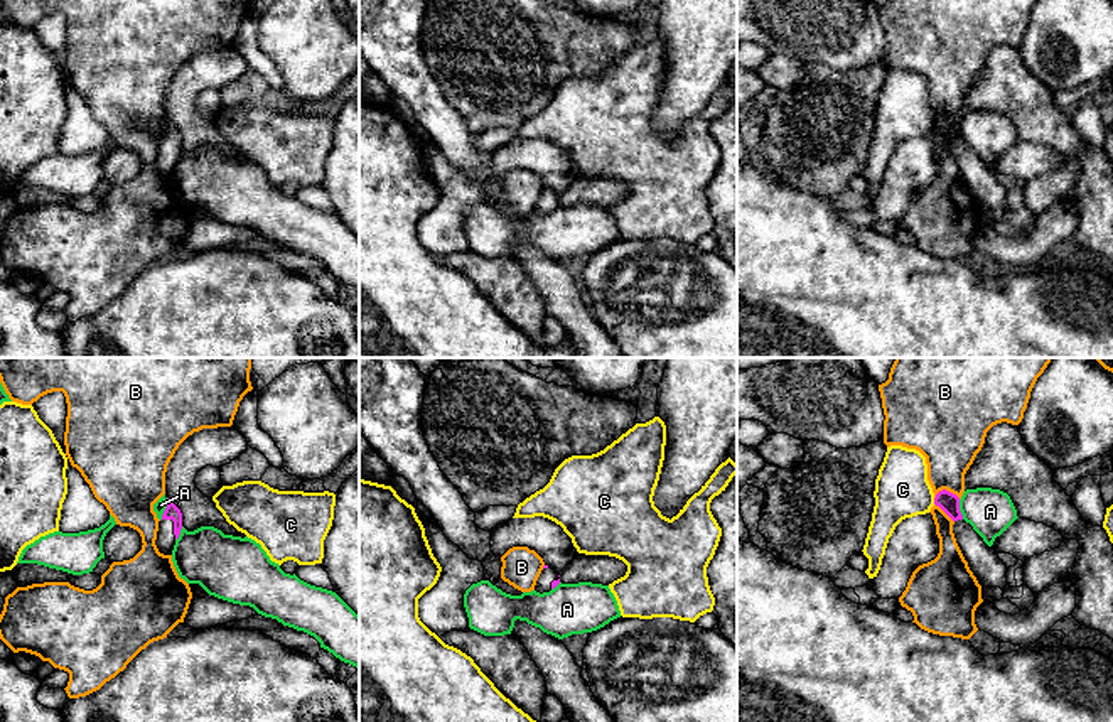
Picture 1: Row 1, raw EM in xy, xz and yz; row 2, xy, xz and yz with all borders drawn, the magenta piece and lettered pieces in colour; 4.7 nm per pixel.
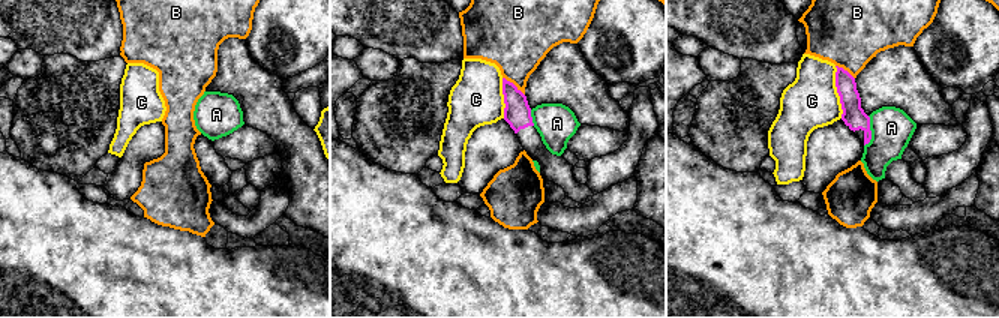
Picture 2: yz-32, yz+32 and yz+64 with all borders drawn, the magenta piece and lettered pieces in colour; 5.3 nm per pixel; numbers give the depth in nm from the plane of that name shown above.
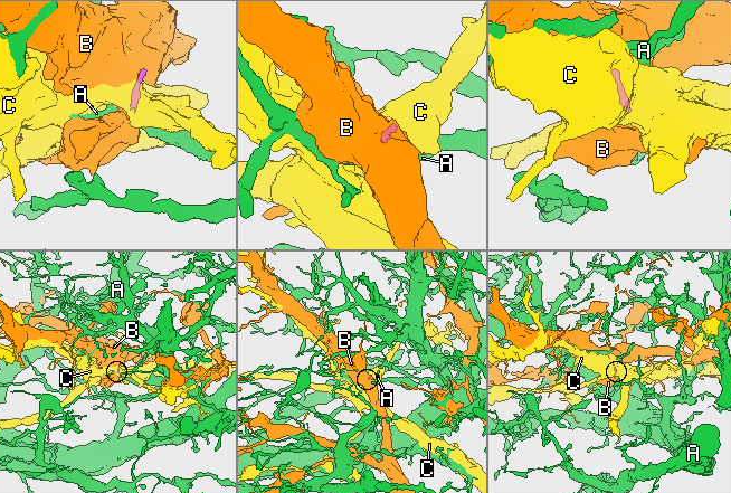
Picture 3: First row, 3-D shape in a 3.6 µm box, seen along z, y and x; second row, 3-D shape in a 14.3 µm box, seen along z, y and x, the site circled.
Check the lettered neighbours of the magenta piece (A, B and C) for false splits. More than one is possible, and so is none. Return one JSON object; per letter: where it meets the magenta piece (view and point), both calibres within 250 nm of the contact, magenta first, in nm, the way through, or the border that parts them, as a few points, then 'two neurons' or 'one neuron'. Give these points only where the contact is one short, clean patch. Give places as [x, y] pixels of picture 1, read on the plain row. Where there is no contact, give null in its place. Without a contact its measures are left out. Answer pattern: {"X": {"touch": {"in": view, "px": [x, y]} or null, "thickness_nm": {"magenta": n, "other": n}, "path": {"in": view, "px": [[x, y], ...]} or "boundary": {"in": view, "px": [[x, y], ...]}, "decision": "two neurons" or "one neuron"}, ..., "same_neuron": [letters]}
{"A": {"touch": {"in": "xy", "px": [166, 130]}, "thickness_nm": {"magenta": 70, "other": 60}, "boundary": {"in": "xy", "px": [[167, 120], [167, 129], [161, 140]]}, "decision": "two neurons"}, "B": {"touch": {"in": "yz", "px": [948, 113]}, "thickness_nm": {"magenta": 100, "other": 300}, "decision": "two neurons"}, "C": {"touch": {"in": "yz", "px": [935, 123]}, "thickness_nm": {"magenta": 100, "other": 260}, "boundary": {"in": "yz", "px": [[933, 120], [935, 125]]}, "decision": "two neurons"}, "same_neuron": []}

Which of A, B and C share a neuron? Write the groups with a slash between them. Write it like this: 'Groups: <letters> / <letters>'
Groups: A / B / C

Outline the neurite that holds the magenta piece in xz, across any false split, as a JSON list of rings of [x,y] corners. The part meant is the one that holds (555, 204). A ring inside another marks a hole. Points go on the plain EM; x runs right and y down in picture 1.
[[[545,187],[538,202],[536,202],[535,213],[540,214],[540,216],[550,214],[558,206],[560,206],[560,197],[553,191]]]

